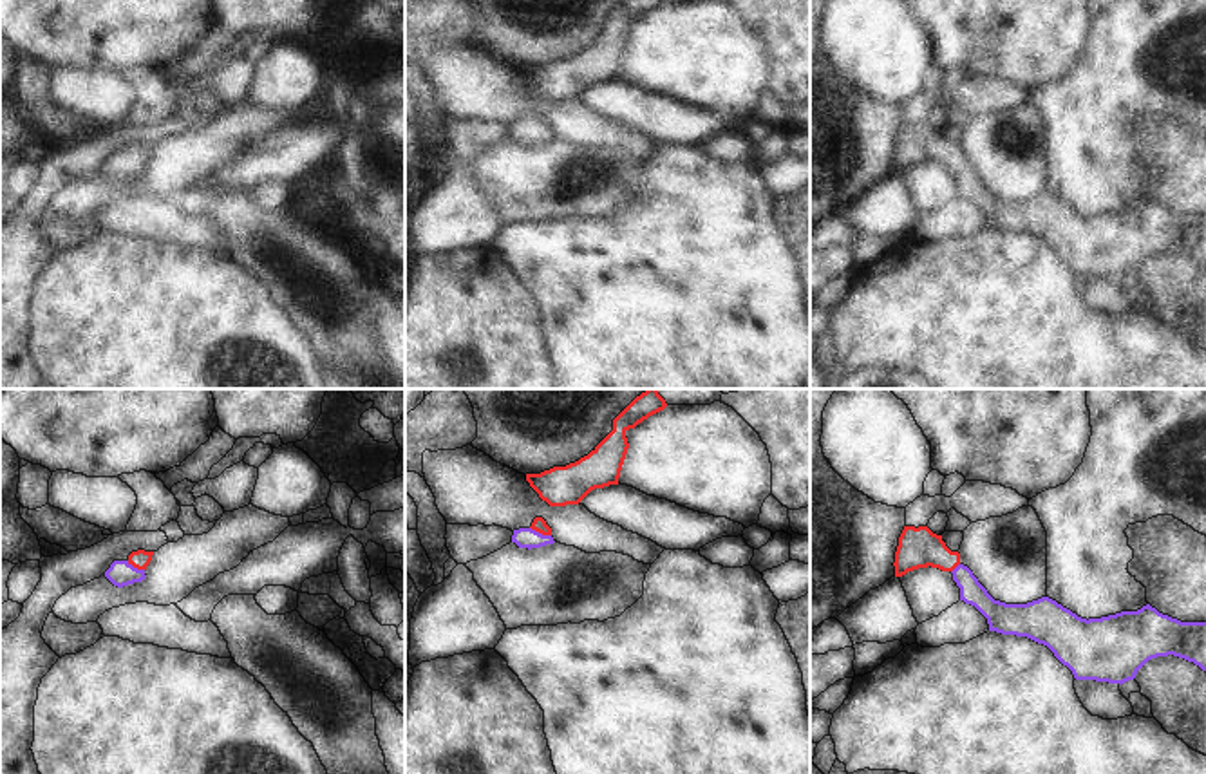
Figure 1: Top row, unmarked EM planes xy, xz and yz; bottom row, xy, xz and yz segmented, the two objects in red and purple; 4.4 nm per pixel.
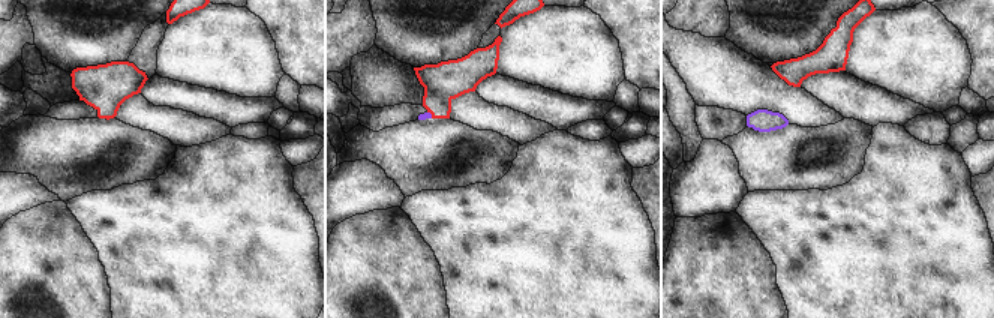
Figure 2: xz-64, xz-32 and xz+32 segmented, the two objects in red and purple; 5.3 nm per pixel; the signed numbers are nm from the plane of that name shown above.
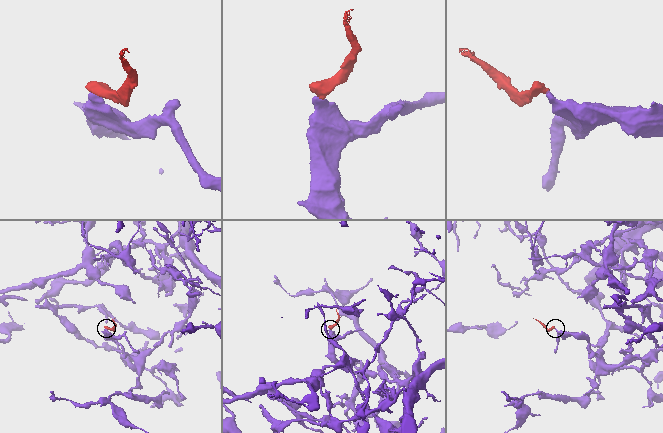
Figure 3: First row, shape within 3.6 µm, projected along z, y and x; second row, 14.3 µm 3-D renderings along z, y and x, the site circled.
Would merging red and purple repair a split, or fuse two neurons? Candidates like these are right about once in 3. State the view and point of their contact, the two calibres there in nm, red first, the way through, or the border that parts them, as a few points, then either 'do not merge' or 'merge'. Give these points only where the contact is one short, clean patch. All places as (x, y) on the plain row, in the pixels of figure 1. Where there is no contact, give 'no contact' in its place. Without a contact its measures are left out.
contact xz (541, 127); calibres 70 and 100 nm; way xz (539, 120), (541, 127), (534, 132), (525, 132); merge

